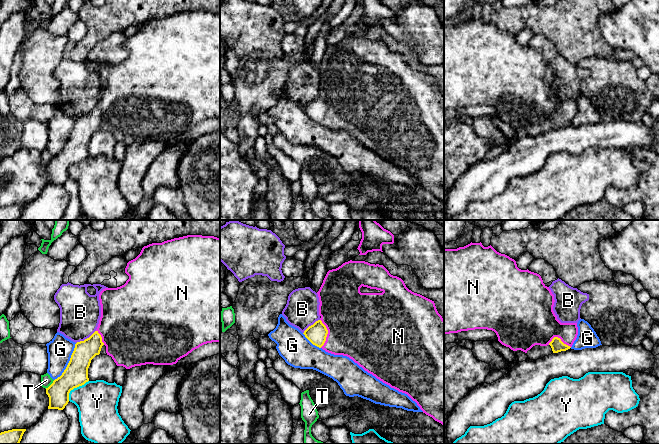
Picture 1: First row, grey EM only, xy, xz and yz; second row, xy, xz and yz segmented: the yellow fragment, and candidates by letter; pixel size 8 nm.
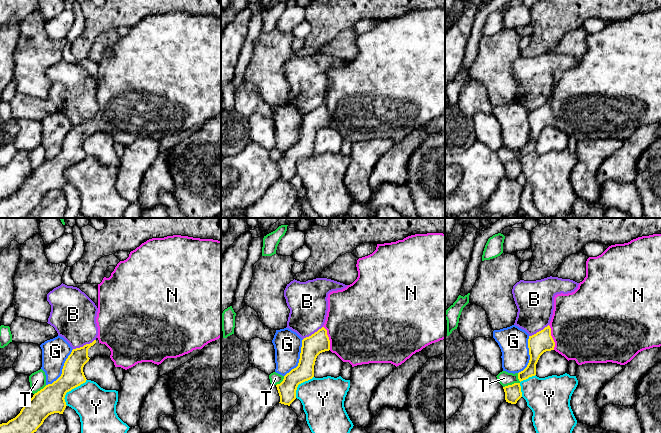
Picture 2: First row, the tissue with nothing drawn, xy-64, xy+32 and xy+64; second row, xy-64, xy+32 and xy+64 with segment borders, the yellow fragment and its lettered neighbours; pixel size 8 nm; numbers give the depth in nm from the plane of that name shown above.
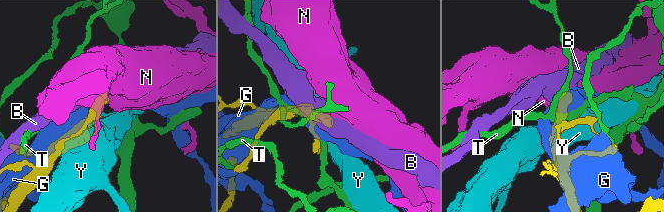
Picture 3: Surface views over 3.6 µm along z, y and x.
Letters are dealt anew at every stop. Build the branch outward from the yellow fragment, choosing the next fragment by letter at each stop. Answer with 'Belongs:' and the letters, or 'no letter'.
Belongs: N

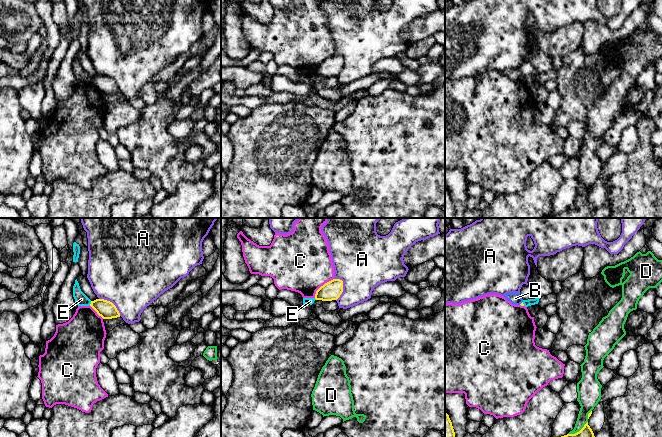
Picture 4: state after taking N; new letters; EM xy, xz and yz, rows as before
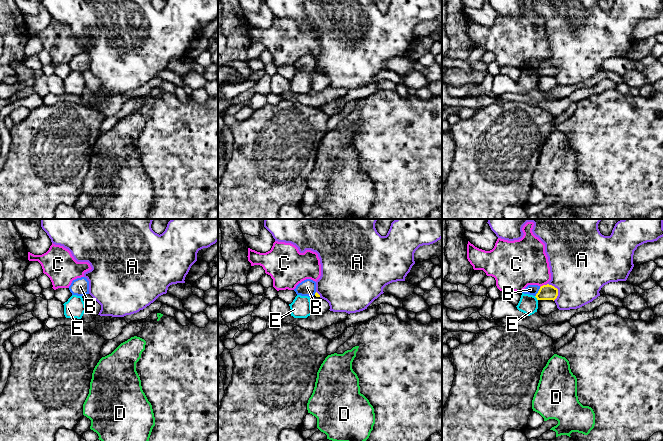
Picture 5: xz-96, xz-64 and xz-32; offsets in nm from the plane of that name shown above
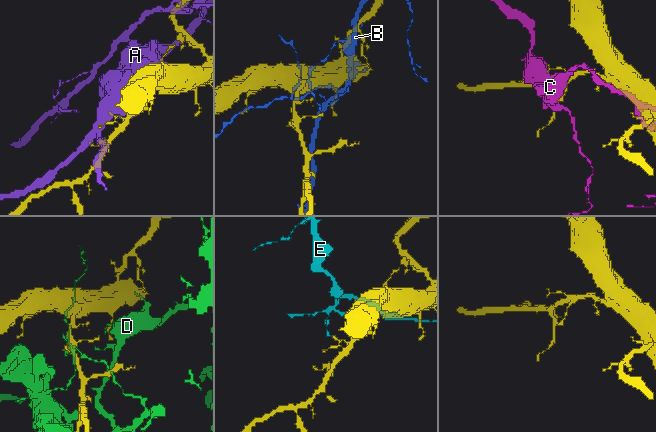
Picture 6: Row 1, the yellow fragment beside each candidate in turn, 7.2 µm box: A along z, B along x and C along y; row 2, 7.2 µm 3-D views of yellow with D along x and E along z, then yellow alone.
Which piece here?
Belongs: no letter

